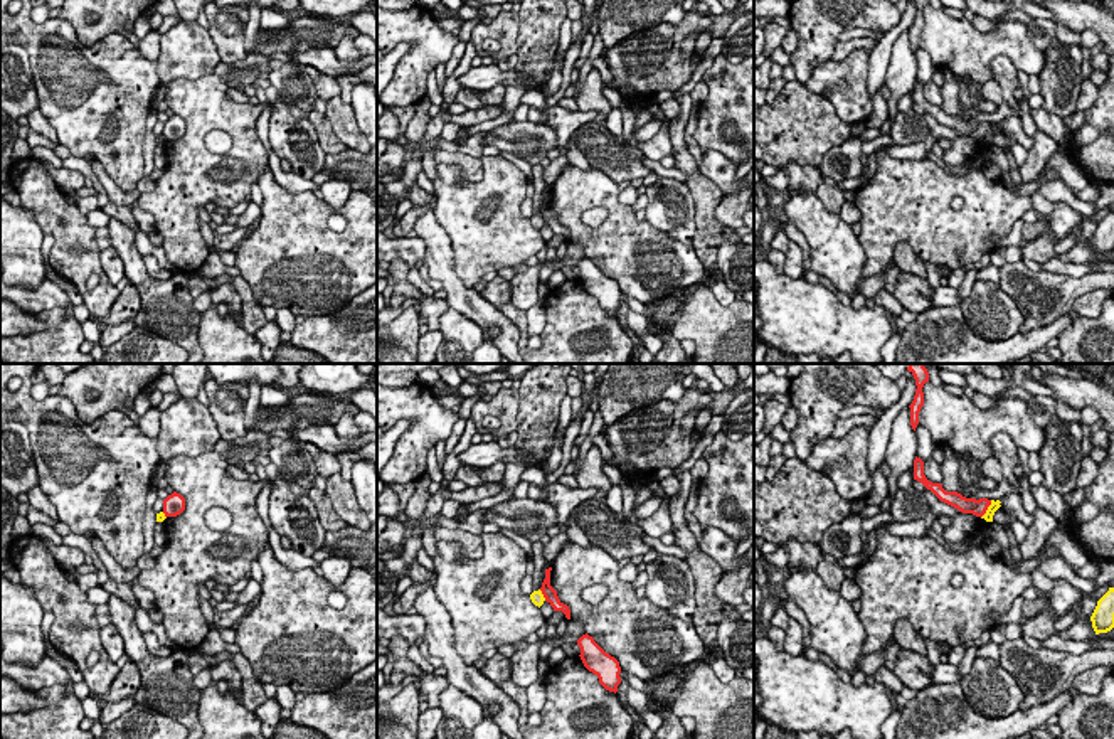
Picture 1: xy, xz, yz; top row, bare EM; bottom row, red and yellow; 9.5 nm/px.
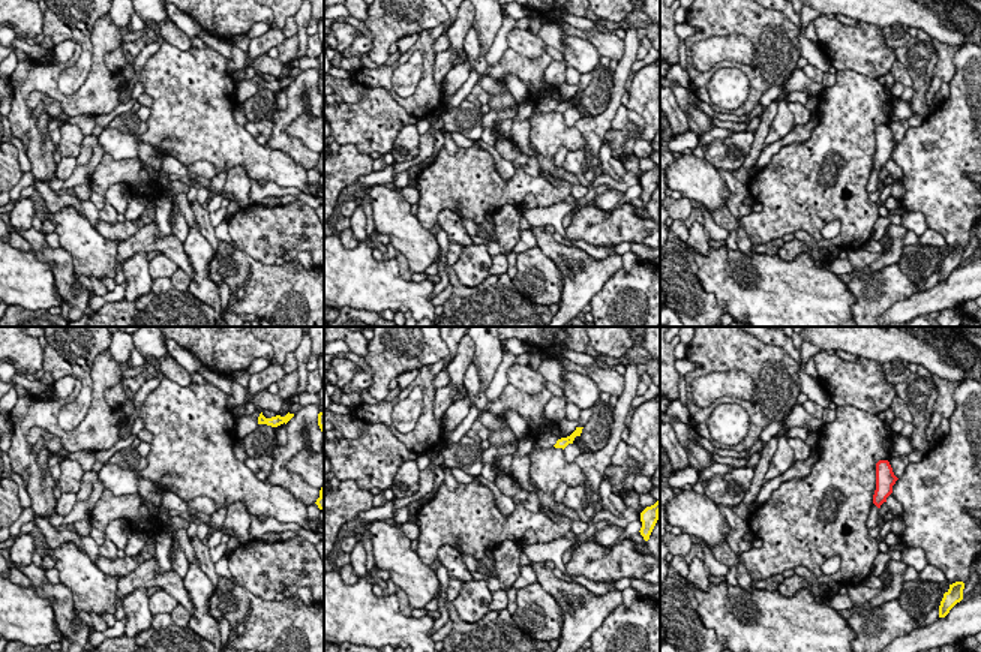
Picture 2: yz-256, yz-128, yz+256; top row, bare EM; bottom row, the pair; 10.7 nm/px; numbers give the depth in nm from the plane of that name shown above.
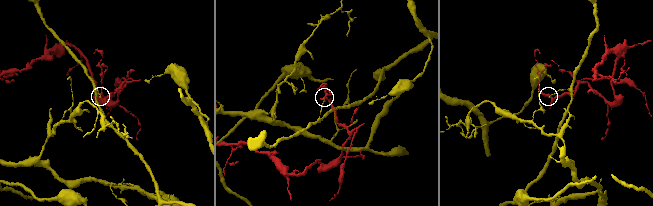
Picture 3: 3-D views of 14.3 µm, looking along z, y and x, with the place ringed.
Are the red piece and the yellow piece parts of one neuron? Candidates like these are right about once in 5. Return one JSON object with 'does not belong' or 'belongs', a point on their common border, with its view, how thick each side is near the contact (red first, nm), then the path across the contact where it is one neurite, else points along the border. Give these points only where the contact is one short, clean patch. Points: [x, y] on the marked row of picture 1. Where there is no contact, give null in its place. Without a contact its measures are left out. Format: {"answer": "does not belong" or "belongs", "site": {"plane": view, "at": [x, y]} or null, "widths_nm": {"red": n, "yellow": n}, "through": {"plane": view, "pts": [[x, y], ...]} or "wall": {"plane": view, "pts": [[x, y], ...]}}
{"answer": "does not belong", "site": {"plane": "yz", "at": [986, 509]}, "widths_nm": {"red": 160, "yellow": 90}, "wall": {"plane": "yz", "pts": [[991, 500], [981, 517]]}}

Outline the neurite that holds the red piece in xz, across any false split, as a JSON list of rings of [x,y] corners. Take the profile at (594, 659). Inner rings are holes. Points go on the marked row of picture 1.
[[[587,633],[582,635],[577,640],[577,645],[581,648],[581,660],[584,667],[592,672],[597,678],[599,683],[609,690],[609,692],[618,692],[618,685],[621,683],[621,667],[619,662],[606,653],[592,636]]]

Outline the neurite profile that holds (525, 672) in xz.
[[[528,645],[525,650],[517,651],[520,660],[512,668],[512,678],[518,687],[527,688],[538,680],[538,650],[540,645]]]

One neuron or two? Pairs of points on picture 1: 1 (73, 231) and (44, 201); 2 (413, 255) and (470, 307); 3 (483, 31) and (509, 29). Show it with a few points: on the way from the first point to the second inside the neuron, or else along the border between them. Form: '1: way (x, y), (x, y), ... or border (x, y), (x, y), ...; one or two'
1: way (69, 223), (53, 209); one
2: border (418, 236), (424, 243), (423, 260); two
3: way (490, 31), (502, 29); one

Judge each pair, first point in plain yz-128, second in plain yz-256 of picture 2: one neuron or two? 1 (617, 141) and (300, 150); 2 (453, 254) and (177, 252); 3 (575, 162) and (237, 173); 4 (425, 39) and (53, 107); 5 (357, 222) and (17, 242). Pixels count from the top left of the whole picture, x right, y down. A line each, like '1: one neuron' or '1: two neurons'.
1: one neuron
2: one neuron
3: one neuron
4: two neurons
5: two neurons

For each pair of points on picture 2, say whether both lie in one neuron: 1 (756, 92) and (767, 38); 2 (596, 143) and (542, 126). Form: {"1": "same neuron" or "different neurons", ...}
{"1": "same neuron", "2": "different neurons"}

